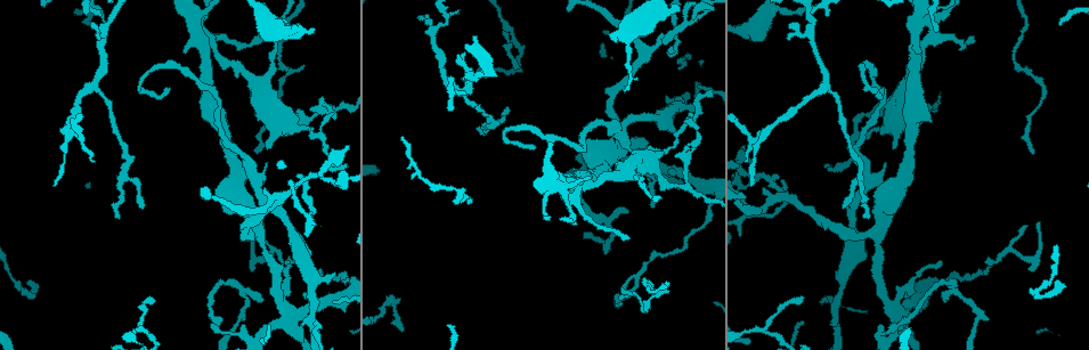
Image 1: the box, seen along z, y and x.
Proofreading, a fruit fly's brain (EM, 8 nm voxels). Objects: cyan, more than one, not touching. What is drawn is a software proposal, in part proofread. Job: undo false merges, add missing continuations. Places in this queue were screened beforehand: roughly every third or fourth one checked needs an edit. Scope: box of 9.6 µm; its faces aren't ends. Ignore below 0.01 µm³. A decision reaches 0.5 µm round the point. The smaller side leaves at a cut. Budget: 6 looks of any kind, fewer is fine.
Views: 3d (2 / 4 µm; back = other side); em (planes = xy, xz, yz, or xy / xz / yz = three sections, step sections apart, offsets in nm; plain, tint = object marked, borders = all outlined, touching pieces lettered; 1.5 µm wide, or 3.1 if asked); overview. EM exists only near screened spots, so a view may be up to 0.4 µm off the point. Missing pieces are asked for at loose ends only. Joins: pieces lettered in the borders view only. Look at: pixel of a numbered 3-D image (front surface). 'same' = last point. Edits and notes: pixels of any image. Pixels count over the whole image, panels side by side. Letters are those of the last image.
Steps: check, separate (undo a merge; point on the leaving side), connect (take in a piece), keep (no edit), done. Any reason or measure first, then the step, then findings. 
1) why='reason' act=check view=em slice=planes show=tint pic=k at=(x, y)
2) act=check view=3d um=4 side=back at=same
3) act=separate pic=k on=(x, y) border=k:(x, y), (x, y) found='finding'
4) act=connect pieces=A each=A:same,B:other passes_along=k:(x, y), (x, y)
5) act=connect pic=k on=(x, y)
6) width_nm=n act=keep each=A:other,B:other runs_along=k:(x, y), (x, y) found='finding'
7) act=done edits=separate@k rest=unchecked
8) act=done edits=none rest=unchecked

why='side arm on a straight run' act=check view=3d um=4 pic=1 at=(314, 174)

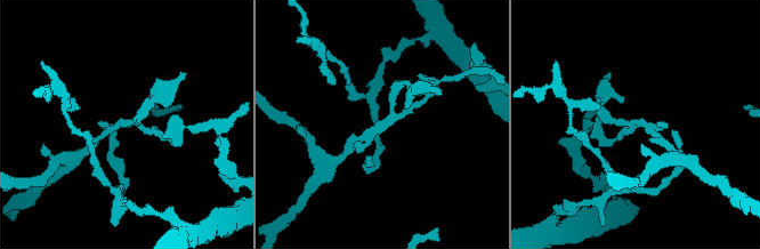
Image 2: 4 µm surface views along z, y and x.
arms=3 act=check view=em slice=planes show=tint pic=2 at=(129, 120)

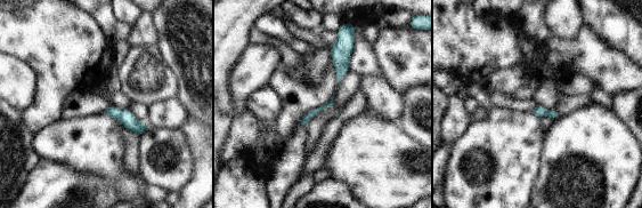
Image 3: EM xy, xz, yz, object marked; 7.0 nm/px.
why='what lies round it' act=check view=em slice=planes show=borders at=same

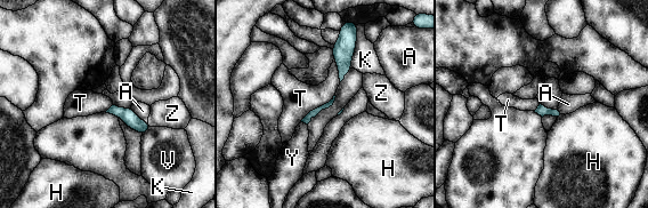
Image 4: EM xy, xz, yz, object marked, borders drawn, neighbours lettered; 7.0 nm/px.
width_nm=60 act=separate pic=4 on=(114, 110) each=A:other,H:other,K:other,T:other,V:other,Y:other,Z:other border=4:(123, 109), (120, 117) found='two neurons meet here'

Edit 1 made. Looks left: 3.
why='see it whole again' act=check view=overview

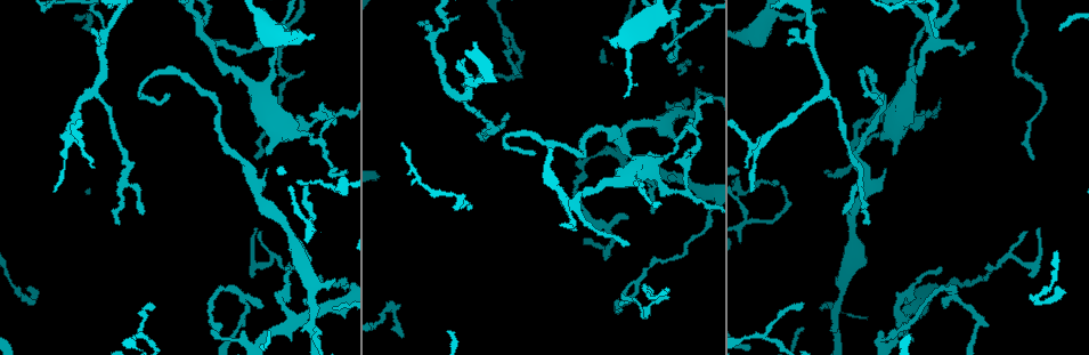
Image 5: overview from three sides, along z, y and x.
why='thin end' act=check view=em slice=planes show=borders pic=5 at=(619, 302)

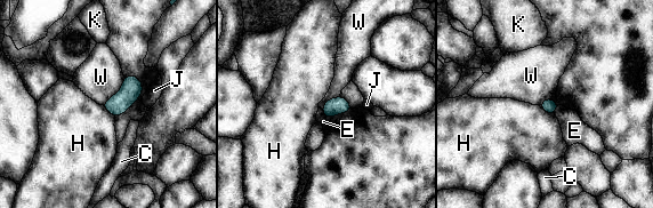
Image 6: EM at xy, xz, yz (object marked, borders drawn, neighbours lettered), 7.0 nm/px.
act=keep each=C:other,E:other,H:other,J:other,K:other,W:other border=6:(539, 105), (547, 113), (554, 114) found='none of them fits'

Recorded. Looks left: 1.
why='end of a long branch' act=check view=em slice=planes show=borders pic=5 at=(170, 95)

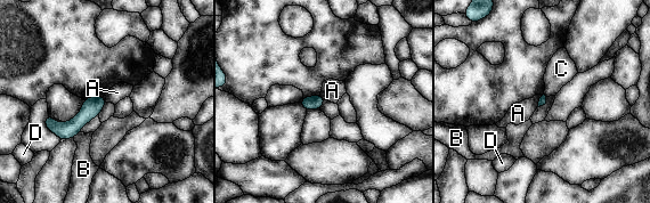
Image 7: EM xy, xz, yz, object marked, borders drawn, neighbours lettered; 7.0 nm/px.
act=keep each=A:other,B:other,C:other,D:other border=7:(103, 96), (106, 102) found='none of them fits'

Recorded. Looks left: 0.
act=done edits=separate@4 rest=unchecked

